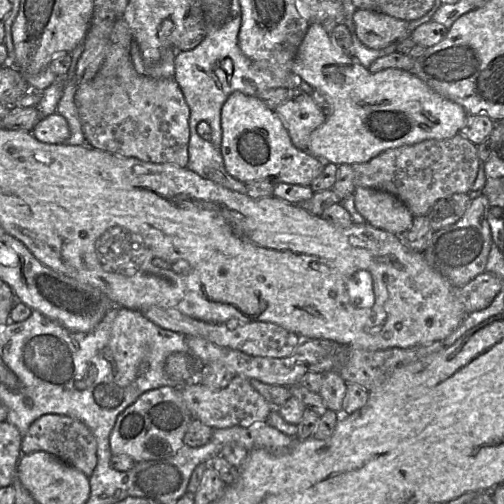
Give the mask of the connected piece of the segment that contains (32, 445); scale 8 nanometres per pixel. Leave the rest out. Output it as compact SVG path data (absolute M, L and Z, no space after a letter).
M46 414L36 419L22 436L21 453L44 451L90 477L97 464L97 441L81 421L59 414Z

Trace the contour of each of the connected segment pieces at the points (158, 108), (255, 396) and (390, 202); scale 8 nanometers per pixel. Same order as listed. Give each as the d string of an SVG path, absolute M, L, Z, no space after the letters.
M119 17L112 26L109 47L99 71L76 88L74 103L86 144L144 162L186 168L190 110L183 93L173 77L154 78L138 73L130 58L131 46L131 31Z
M234 376L231 382L222 389L211 389L199 382L190 382L180 387L193 419L203 424L217 428L229 428L233 426L249 427L256 422L266 421L273 406L257 392L249 380L241 376Z
M356 187L354 205L371 226L400 235L410 228L413 215L395 195L374 188Z

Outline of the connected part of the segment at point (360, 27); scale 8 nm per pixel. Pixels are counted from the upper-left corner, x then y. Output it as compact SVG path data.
M356 9L353 22L356 36L371 49L382 49L409 37L409 22L380 12Z

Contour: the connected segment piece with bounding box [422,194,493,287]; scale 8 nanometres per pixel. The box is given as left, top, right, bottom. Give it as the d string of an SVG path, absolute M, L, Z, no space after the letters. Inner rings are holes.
M484 194L476 197L461 219L433 233L429 245L422 252L427 263L455 287L464 286L486 271L486 264L493 244L488 221L490 208L489 200Z

